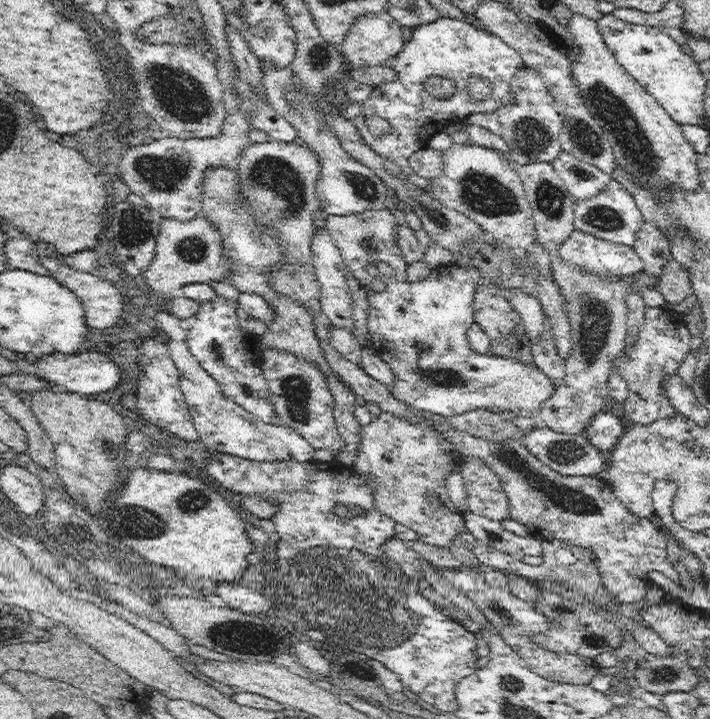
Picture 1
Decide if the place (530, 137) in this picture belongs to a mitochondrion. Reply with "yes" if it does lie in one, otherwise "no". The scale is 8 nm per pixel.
yes

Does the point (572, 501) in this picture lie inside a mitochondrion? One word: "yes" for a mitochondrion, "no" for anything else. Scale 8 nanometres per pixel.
yes

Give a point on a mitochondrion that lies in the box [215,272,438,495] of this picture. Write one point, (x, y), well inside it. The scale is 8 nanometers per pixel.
(296, 389)

